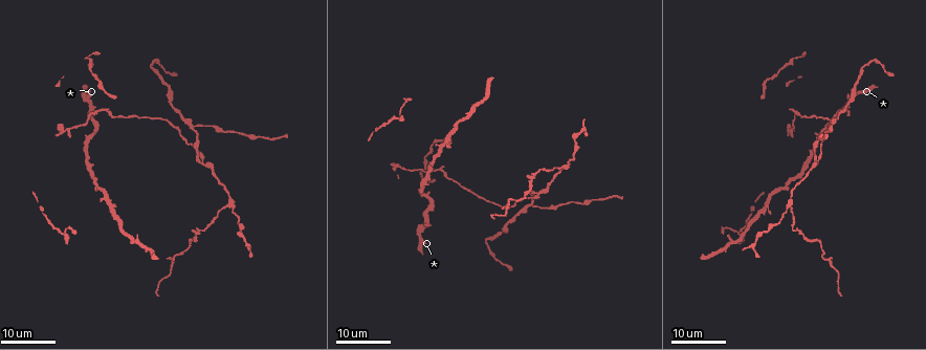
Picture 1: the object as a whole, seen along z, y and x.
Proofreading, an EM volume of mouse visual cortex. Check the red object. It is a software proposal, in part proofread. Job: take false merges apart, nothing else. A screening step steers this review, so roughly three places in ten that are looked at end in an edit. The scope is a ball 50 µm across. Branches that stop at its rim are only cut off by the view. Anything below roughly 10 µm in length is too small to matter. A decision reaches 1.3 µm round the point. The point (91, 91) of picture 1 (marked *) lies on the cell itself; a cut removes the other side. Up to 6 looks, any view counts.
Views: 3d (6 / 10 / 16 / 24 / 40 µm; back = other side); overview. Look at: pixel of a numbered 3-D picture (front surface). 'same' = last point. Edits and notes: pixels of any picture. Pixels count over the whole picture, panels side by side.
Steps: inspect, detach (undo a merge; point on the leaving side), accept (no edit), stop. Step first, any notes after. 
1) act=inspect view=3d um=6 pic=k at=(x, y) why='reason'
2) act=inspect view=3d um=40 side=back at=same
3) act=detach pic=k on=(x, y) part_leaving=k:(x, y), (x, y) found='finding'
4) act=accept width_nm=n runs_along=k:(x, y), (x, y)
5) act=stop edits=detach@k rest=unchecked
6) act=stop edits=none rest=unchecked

act=inspect view=3d um=24 pic=1 at=(564, 166)

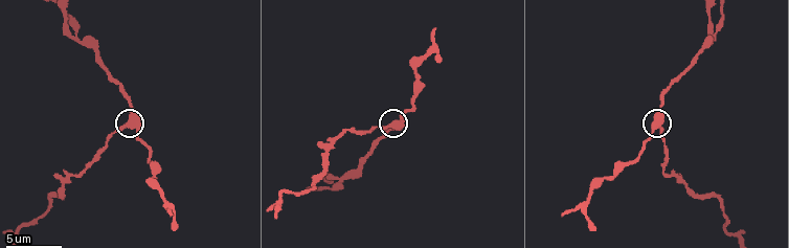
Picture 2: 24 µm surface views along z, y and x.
act=inspect view=3d um=6 pic=2 at=(131, 124) why='zoom in'

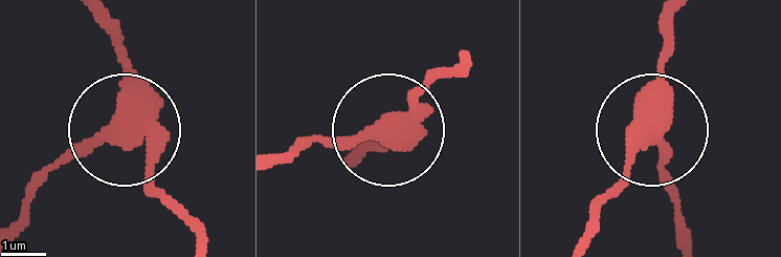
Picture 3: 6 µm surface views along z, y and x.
act=accept width_nm=390 runs_along=3:(110, 23), (125, 136), (196, 222) found='one cell here'

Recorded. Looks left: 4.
act=inspect view=3d um=6 pic=2 at=(71, 37) why='a fork'

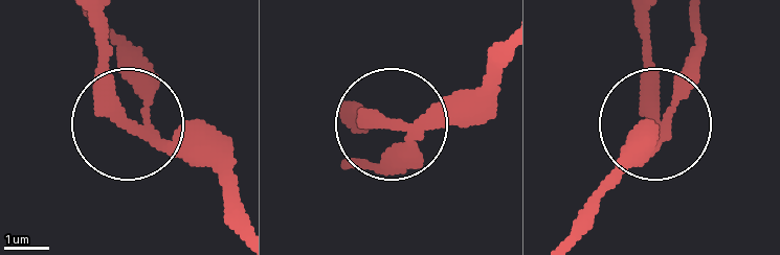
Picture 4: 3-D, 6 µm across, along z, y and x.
act=inspect view=3d um=6 side=back pic=4 at=(390, 124) why='other side'

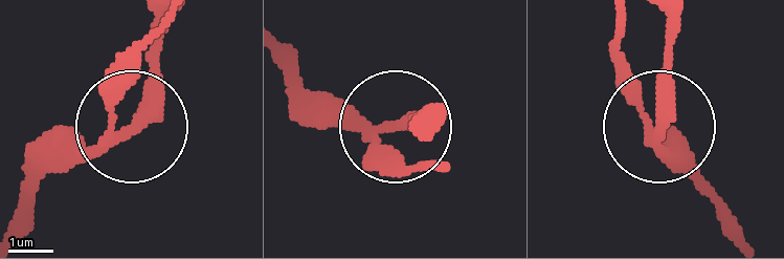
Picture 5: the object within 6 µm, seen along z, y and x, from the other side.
act=detach pic=5 on=(139, 76) width_nm=240 part_leaving=5:(108, 131), (127, 67), (164, 22) found='a second cell is stuck on'

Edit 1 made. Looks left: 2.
act=inspect view=3d um=16 pic=1 at=(191, 129)

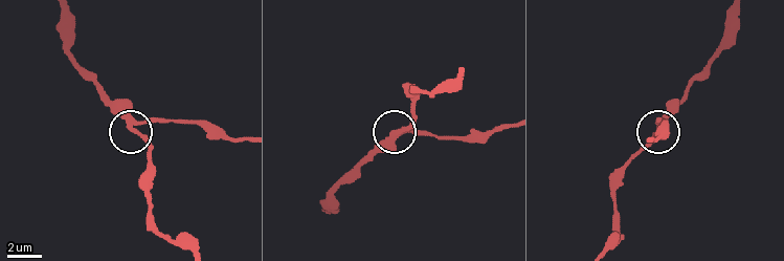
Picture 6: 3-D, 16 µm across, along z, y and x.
act=inspect view=3d um=10 pic=6 at=(134, 132) why='zoom in'

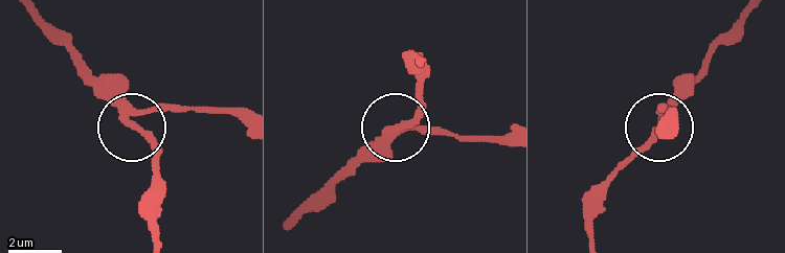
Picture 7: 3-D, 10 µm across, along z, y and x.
act=accept side_arm_um=20 found='continuous, no second cell'

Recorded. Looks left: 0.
act=stop edits=detach@5 rest=unchecked

